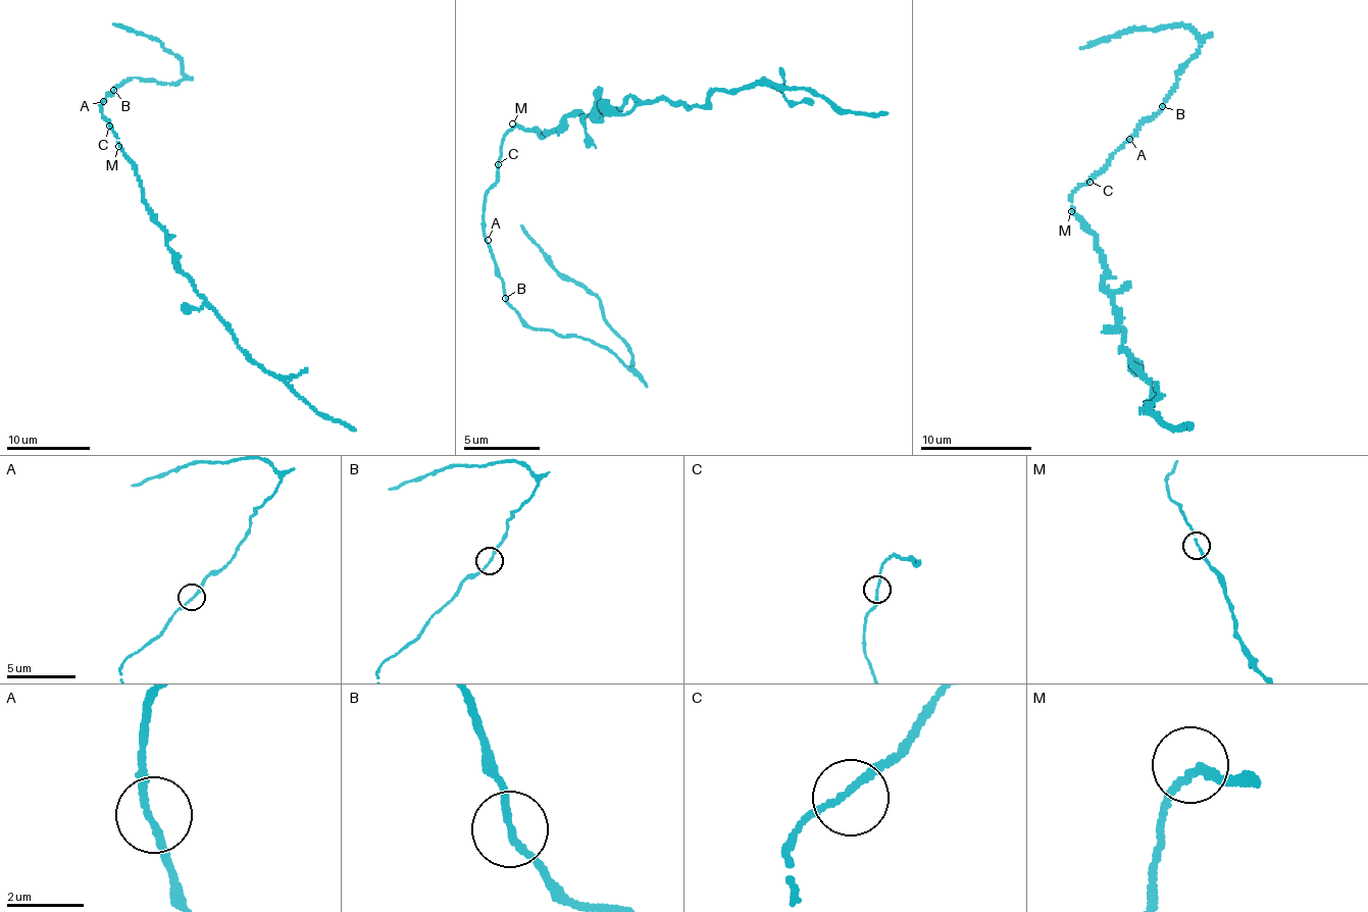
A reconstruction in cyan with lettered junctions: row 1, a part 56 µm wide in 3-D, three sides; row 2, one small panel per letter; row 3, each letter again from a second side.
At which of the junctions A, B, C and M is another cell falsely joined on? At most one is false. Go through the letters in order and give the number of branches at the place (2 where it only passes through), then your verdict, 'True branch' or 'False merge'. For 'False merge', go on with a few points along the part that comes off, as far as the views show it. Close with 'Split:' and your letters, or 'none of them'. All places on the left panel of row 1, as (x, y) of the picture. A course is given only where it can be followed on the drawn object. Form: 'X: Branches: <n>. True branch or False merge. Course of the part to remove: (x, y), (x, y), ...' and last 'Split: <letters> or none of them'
A: Branches: 2. True branch
B: Branches: 2. True branch
C: Branches: 2. True branch
M: Branches: 2. True branch
Split: none of them

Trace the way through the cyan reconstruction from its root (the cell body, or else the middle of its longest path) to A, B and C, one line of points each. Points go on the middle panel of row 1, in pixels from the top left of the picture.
A: (536, 133), (519, 124), (509, 127), (510, 133), (504, 136), (498, 175), (485, 197), (484, 235), (488, 240)
B: (536, 133), (519, 124), (509, 127), (500, 145), (498, 175), (485, 197), (484, 240), (506, 297)
C: (536, 133), (519, 124), (513, 129), (509, 127), (510, 133), (504, 136), (498, 164)

